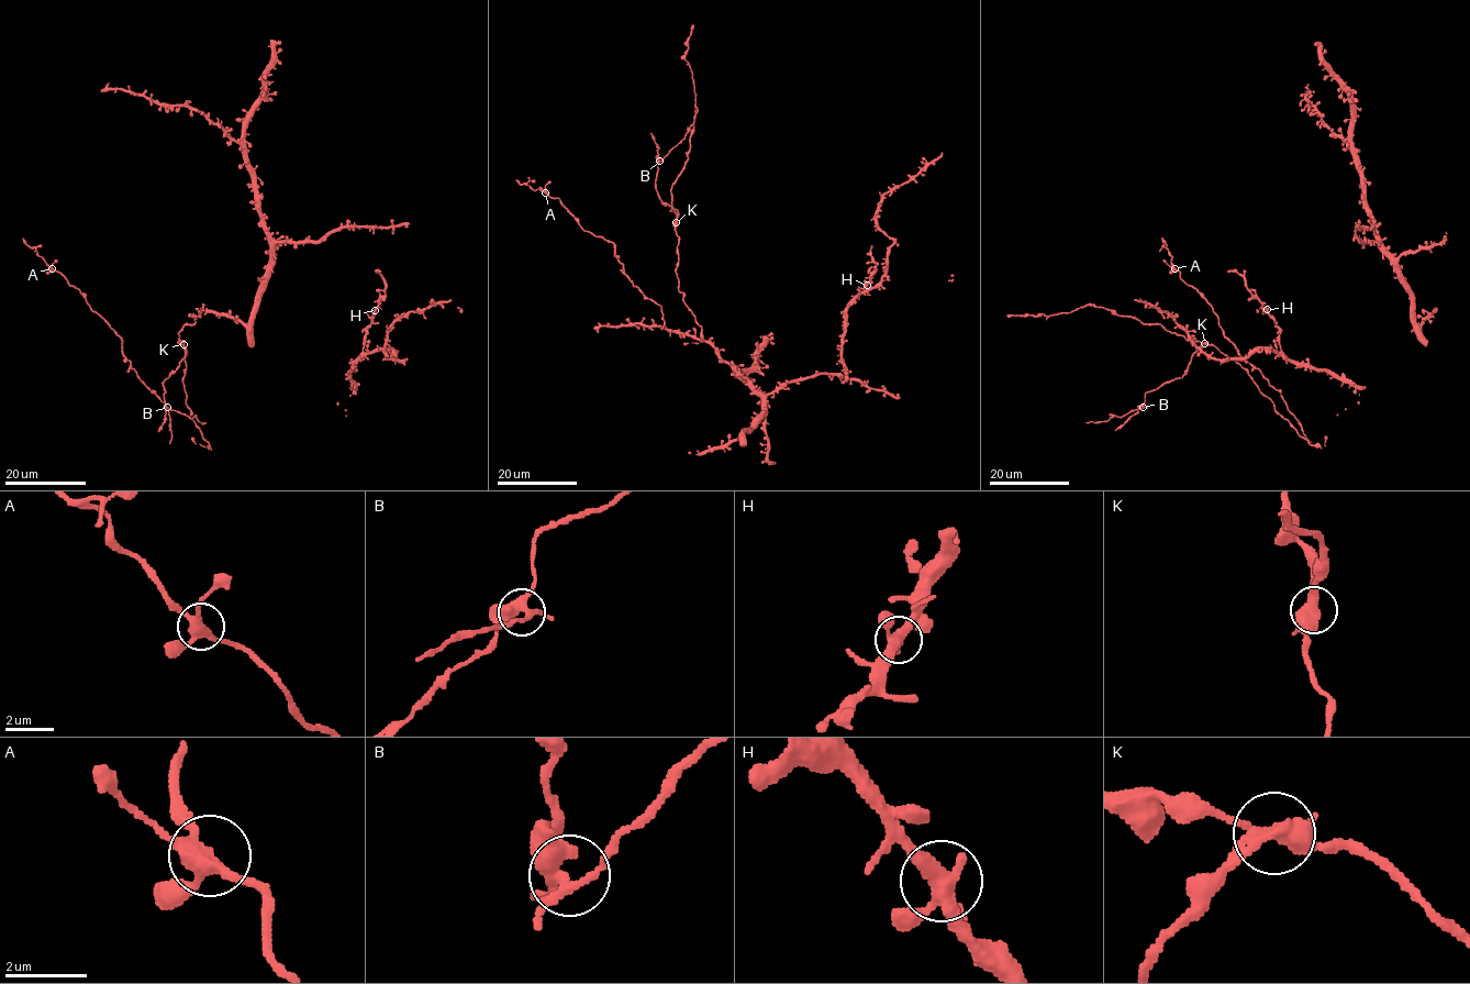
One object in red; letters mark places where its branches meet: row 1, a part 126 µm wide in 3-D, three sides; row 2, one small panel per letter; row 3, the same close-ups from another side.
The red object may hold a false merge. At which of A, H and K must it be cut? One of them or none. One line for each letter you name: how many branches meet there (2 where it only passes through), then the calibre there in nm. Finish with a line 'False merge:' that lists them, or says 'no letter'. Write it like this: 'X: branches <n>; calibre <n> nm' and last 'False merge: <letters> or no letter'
K: branches 4; calibre 400 nm
False merge: K

